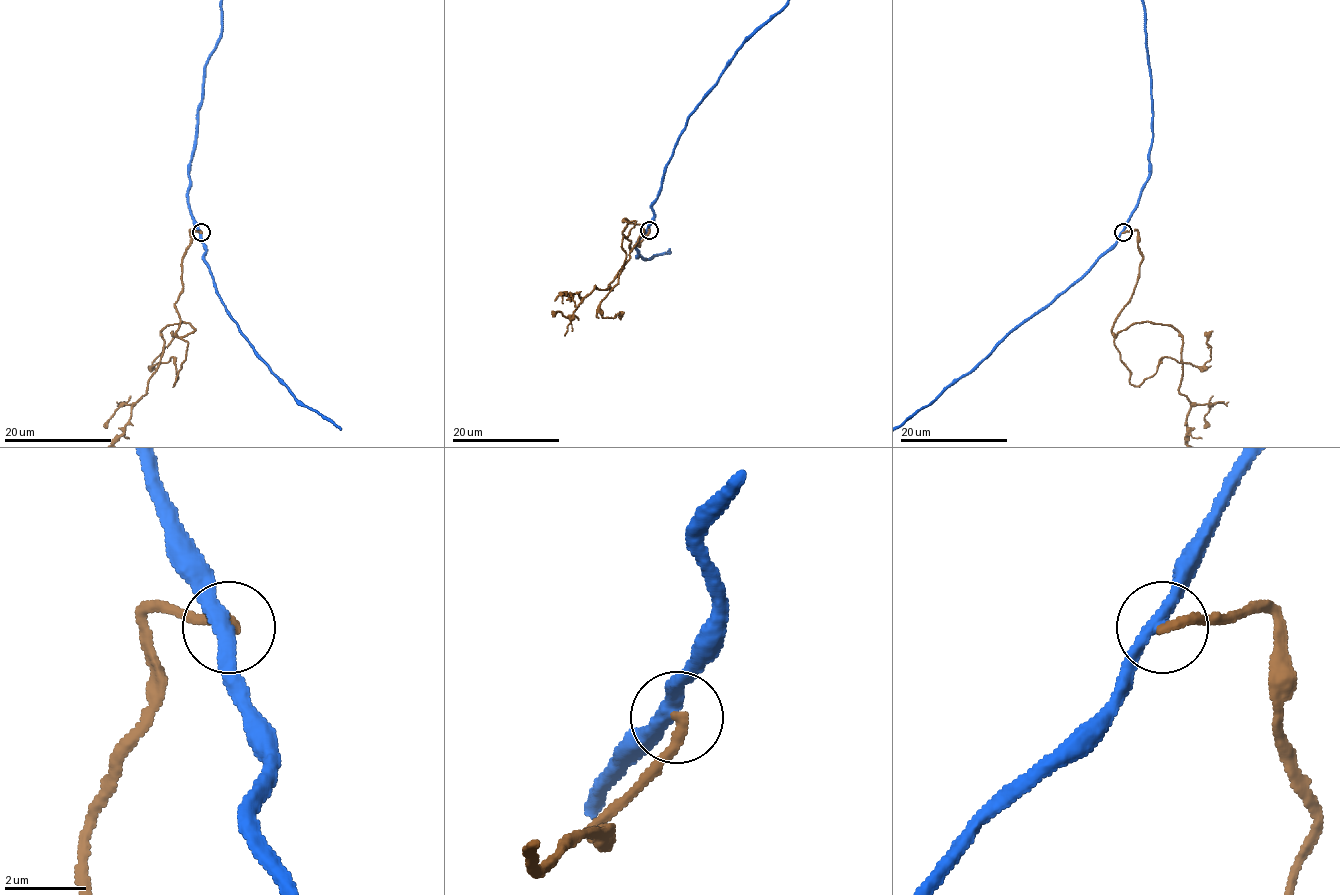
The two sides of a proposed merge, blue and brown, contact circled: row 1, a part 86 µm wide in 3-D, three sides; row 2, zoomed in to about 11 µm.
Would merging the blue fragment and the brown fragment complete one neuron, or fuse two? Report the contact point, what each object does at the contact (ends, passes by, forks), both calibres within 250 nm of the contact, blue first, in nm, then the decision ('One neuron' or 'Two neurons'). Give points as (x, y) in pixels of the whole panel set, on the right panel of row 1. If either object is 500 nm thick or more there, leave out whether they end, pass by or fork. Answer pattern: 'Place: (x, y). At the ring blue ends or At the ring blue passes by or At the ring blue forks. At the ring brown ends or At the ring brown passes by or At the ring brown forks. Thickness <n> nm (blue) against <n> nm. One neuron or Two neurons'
Place: (1123, 232). At the ring blue passes by. At the ring brown ends. Thickness 360 nm (blue) against 260 nm. Two neurons

